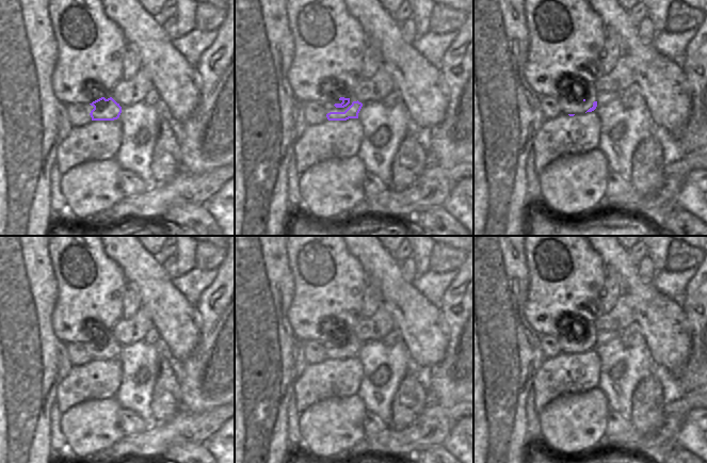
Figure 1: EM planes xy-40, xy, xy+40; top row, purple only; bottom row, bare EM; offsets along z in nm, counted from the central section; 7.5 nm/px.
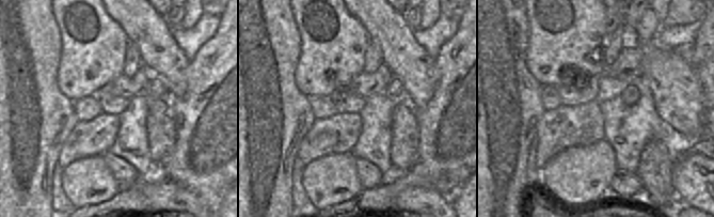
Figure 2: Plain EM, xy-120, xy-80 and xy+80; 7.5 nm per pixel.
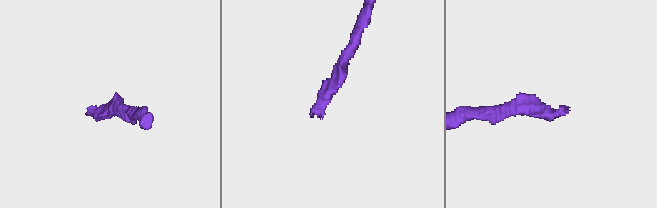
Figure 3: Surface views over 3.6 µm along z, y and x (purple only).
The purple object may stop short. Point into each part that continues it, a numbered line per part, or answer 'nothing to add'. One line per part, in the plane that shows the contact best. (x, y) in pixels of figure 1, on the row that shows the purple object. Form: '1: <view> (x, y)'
1: xy (328, 107)

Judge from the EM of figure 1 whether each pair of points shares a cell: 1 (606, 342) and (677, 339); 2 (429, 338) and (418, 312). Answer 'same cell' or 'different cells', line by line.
1: different cells
2: same cell

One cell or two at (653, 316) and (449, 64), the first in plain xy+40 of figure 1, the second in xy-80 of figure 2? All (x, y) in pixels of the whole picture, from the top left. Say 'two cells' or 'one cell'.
two cells

